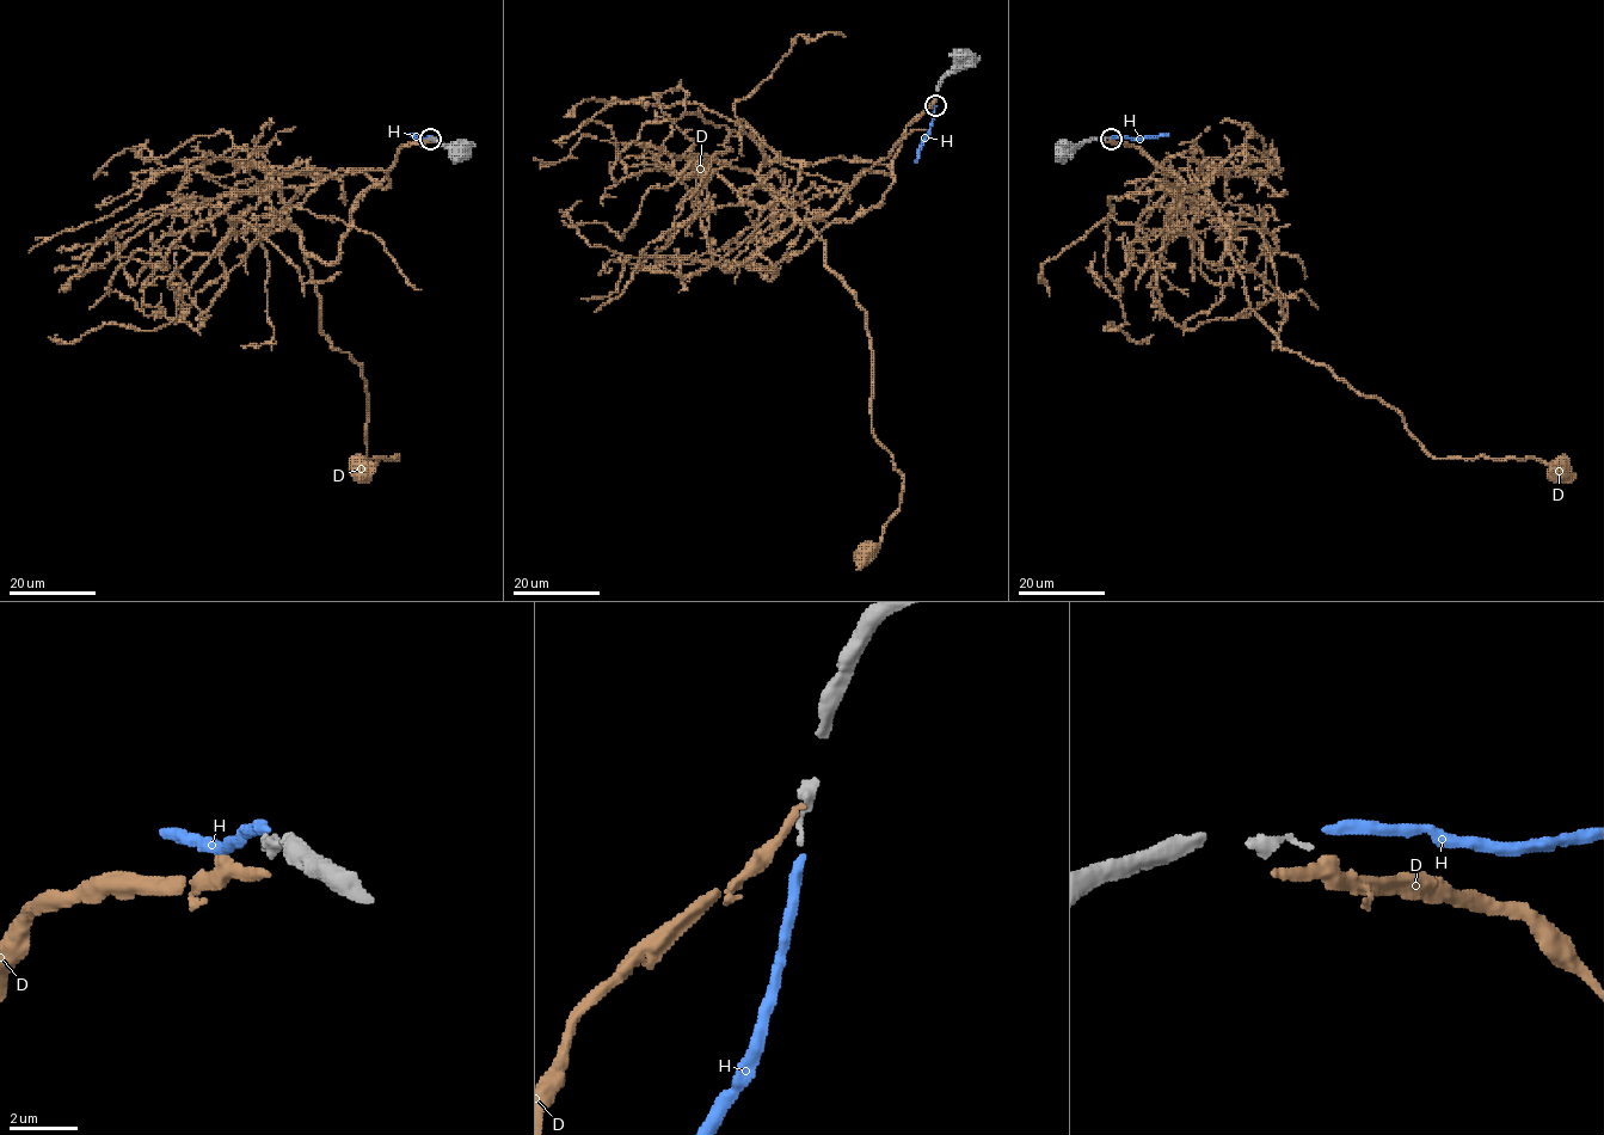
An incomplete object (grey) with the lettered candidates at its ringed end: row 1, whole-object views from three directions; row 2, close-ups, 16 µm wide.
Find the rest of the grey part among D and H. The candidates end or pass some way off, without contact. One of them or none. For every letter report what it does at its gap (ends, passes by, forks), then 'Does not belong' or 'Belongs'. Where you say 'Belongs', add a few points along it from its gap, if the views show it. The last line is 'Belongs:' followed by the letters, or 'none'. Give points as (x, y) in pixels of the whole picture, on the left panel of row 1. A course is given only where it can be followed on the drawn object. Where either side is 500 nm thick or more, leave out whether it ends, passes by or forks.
D: It ends there. Does not belong
H: It ends there. Does not belong
Belongs: none

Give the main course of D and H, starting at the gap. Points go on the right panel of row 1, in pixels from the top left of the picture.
D: (1110, 141), (1179, 177), (1200, 255), (1229, 252), (1284, 349), (1378, 397), (1431, 455), (1559, 472)
H: (1112, 137), (1141, 137), (1168, 133)

